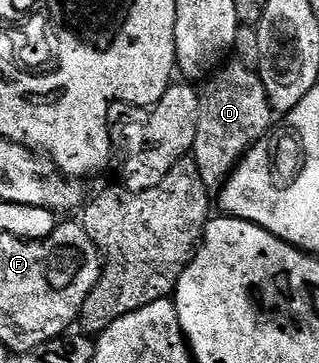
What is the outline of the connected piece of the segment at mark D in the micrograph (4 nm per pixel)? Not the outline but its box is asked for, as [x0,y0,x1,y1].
[193,62,273,190]

